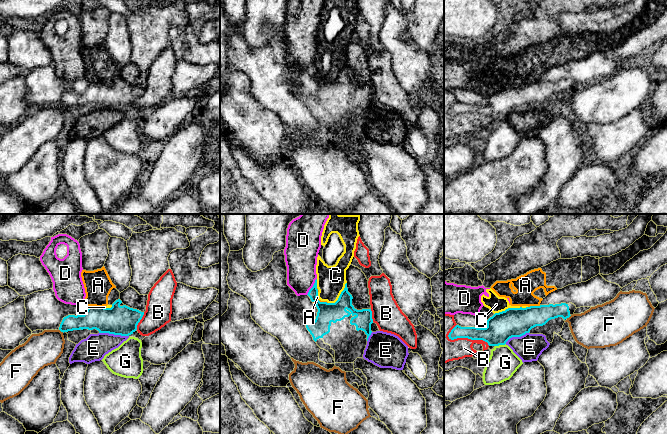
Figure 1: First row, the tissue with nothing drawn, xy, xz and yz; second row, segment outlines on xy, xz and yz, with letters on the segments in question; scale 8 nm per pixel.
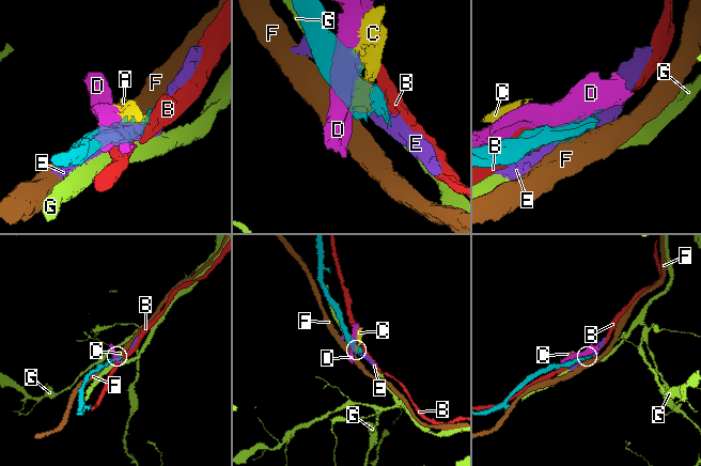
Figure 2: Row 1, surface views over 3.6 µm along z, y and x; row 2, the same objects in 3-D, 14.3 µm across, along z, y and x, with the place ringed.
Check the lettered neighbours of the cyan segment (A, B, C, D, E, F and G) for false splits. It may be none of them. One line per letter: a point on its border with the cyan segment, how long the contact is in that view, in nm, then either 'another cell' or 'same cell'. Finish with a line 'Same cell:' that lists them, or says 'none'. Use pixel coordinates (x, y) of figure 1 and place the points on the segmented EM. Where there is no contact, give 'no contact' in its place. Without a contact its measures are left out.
A: contact xy (95, 306); length 120 nm; another cell
B: contact yz (468, 338); length 360 nm; another cell
C: contact yz (510, 308); length 280 nm; another cell
D: contact xz (313, 286); length 160 nm; another cell
E: contact xy (114, 334); length 240 nm; another cell
F: contact yz (568, 317); length 50 nm; another cell
G: contact yz (500, 344); length 90 nm; another cell
Same cell: none

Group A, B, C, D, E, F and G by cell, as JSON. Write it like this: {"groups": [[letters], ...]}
{"groups": [["A", "C"], ["B"], ["D"], ["E"], ["F"], ["G"]]}

